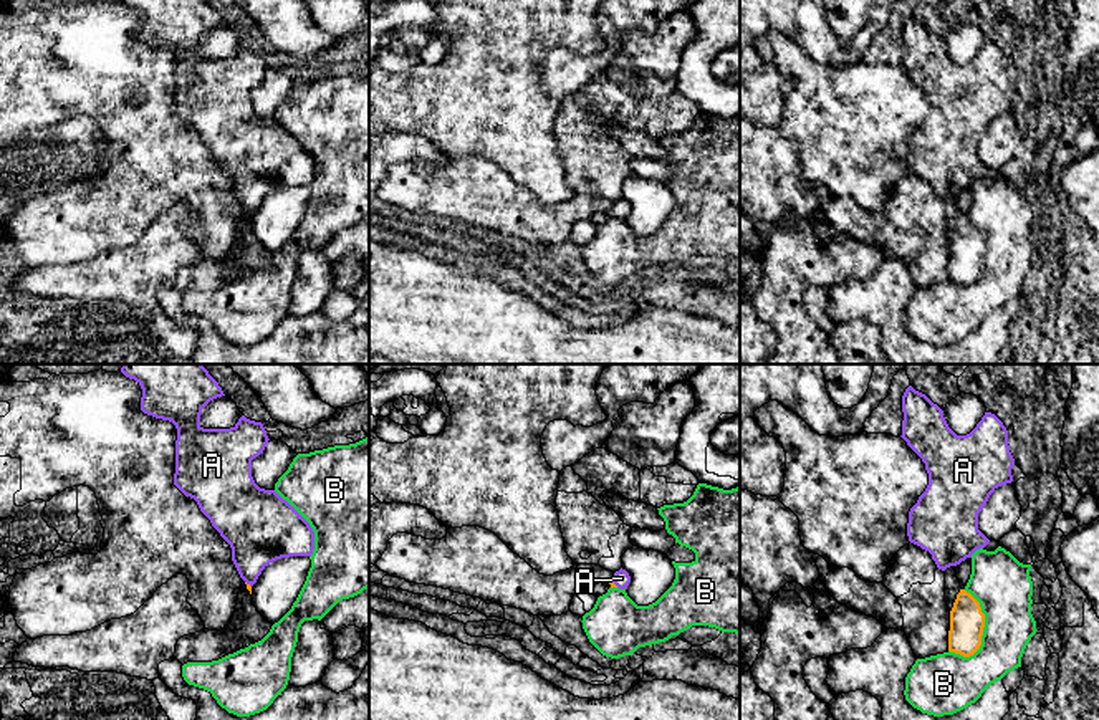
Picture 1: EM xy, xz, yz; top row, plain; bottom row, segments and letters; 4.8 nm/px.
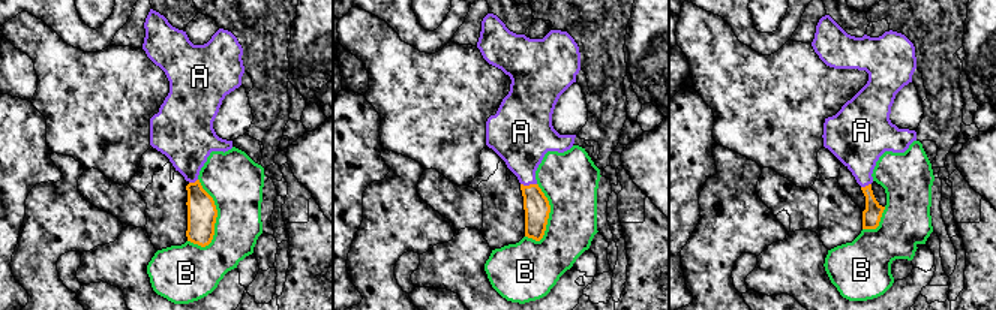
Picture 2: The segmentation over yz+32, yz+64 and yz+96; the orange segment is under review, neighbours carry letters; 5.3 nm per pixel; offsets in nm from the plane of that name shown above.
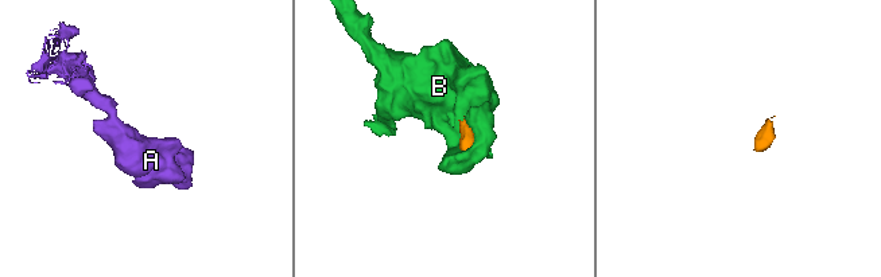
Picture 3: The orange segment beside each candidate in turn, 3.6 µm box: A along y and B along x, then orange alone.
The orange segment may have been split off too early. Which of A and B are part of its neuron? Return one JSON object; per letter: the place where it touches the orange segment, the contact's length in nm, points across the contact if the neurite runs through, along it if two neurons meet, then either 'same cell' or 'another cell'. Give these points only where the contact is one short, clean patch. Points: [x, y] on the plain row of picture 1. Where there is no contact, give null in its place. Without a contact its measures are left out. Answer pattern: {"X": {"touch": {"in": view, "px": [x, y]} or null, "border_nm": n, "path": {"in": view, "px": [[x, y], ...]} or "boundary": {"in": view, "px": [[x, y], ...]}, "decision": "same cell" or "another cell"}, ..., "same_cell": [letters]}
{"A": {"touch": {"in": "xz", "px": [613, 212]}, "border_nm": 50, "path": {"in": "xz", "px": [[613, 214], [613, 212], [621, 207]]}, "decision": "same cell"}, "B": {"touch": {"in": "yz", "px": [983, 252]}, "border_nm": 340, "boundary": {"in": "yz", "px": [[964, 219], [979, 232], [983, 244], [982, 273], [969, 287]]}, "decision": "another cell"}, "same_cell": ["A"]}

